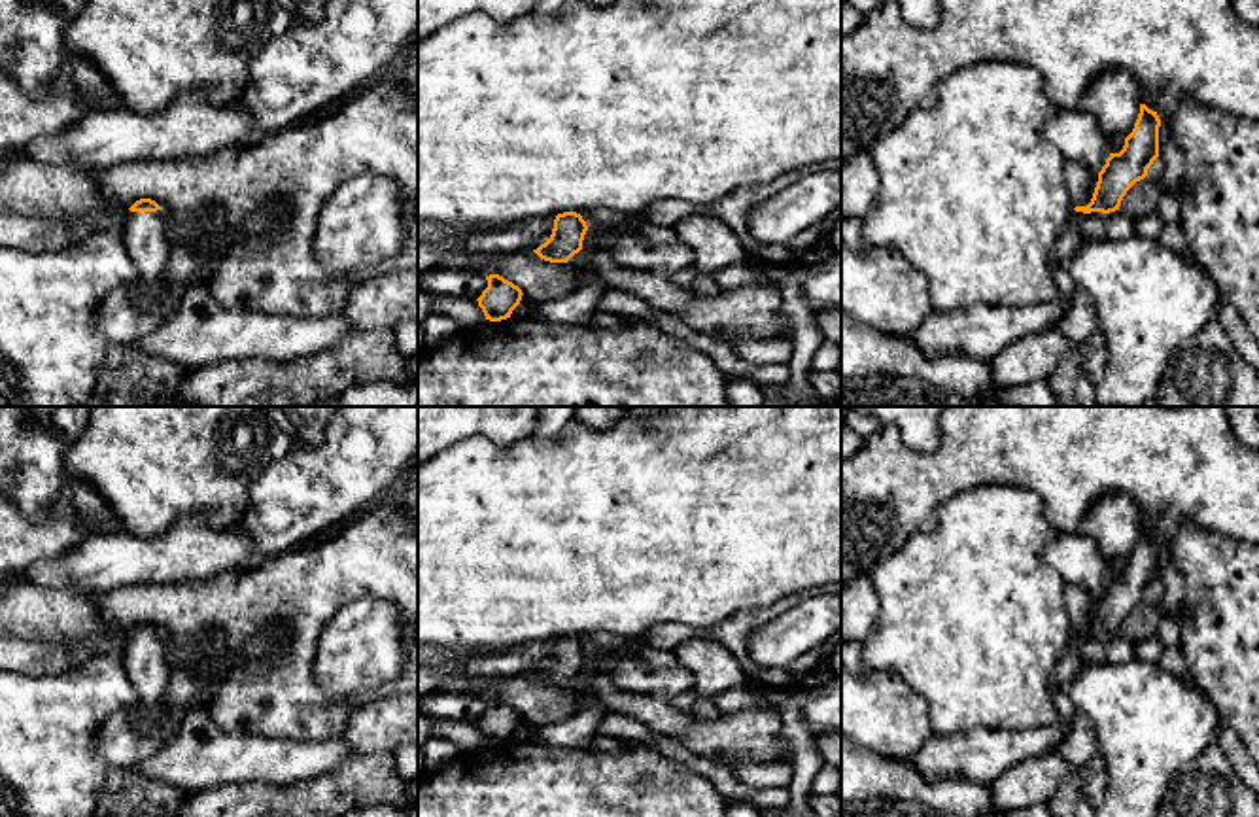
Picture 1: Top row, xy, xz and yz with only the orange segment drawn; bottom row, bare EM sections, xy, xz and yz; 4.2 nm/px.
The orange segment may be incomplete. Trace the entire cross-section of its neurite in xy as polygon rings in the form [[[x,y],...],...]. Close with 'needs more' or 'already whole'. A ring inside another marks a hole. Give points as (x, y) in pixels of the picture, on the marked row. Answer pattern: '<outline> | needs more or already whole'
[[[151,199],[136,200],[125,217],[125,248],[138,269],[138,278],[127,287],[136,293],[161,280],[170,261],[174,233],[168,214]]] | needs more

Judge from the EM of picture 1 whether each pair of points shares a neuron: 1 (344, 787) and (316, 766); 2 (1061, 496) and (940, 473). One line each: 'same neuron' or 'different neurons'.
1: different neurons
2: same neuron

